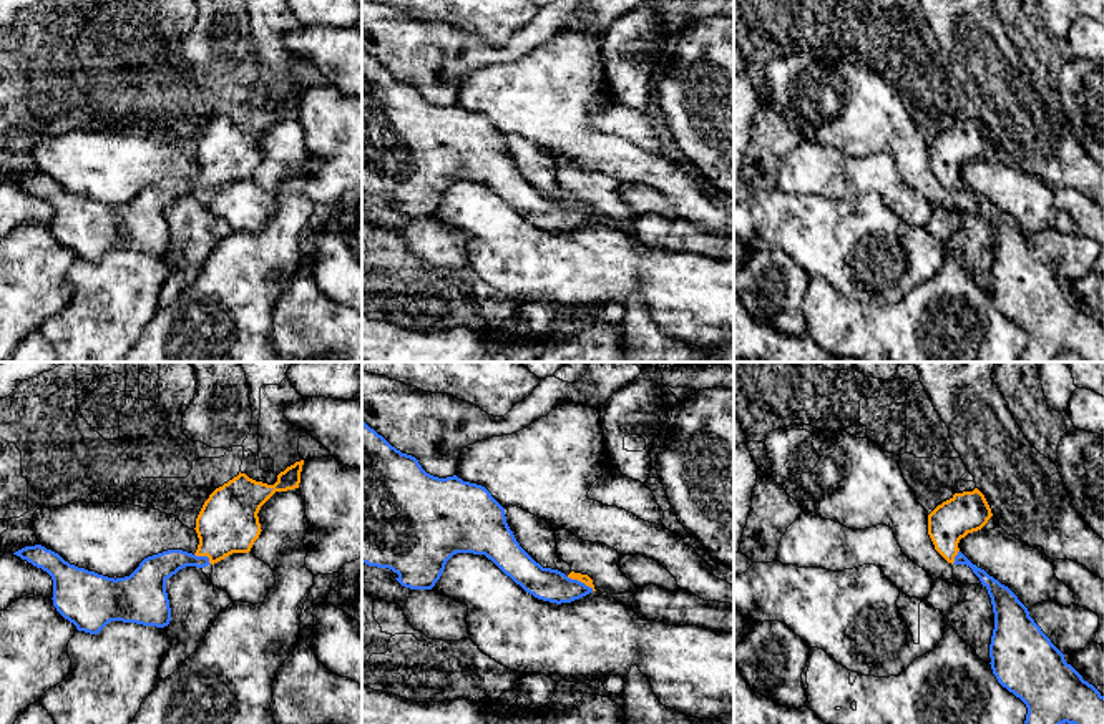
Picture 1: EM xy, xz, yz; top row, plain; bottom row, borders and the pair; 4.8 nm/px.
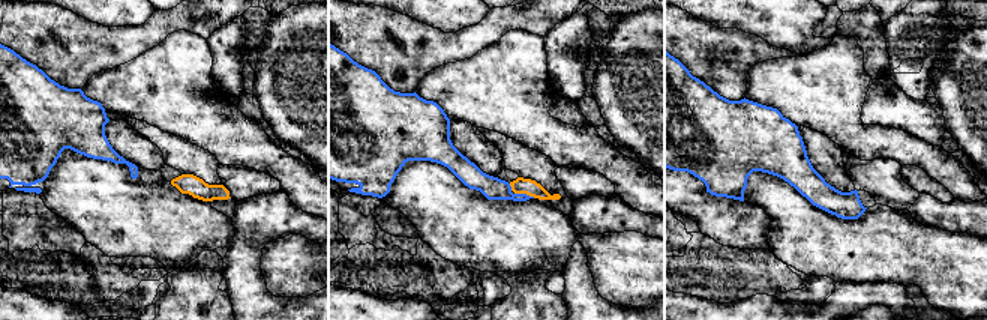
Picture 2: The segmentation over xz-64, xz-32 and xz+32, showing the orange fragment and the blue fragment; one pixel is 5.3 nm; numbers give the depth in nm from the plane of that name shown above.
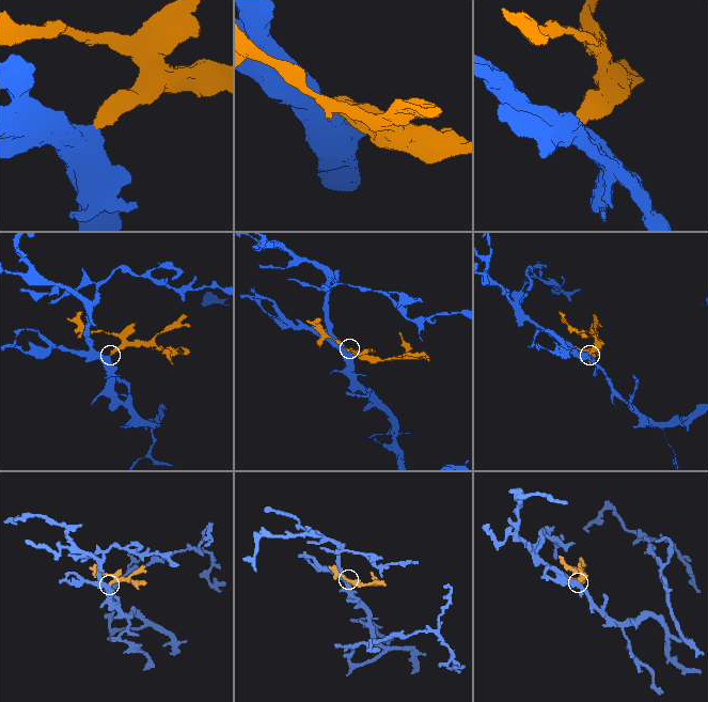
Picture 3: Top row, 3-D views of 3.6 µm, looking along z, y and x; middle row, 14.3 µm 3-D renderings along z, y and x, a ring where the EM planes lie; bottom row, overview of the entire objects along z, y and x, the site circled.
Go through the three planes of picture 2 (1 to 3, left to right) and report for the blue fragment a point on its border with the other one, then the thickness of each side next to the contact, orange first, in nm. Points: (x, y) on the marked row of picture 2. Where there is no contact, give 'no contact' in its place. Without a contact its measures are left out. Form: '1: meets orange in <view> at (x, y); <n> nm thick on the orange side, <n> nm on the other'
1: no contact
2: meets orange in xz-32 at (525, 193); 90 nm thick on the orange side, 120 nm on the other
3: no contact

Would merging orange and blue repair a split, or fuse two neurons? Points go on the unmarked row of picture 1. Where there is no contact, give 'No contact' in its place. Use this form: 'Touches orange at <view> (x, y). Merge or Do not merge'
Touches orange at xz (580, 208). Merge

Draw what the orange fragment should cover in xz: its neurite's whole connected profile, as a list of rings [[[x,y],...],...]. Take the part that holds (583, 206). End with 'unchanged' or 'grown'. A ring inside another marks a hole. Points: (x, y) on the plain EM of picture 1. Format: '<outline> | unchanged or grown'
[[[362,48],[362,191],[377,196],[388,196],[398,204],[395,206],[402,214],[410,218],[432,218],[435,211],[440,208],[447,189],[457,181],[473,181],[473,183],[485,183],[491,188],[506,204],[510,204],[516,213],[520,213],[526,221],[533,223],[538,227],[550,229],[550,231],[571,231],[579,227],[594,218],[593,208],[588,203],[571,199],[568,204],[558,198],[543,196],[536,191],[516,169],[513,159],[510,158],[505,144],[505,136],[491,125],[491,121],[476,111],[463,110],[457,103],[438,106],[427,101],[418,88],[412,83],[402,81],[395,75],[392,75],[382,63],[379,63],[374,56],[370,56]]] | grown

